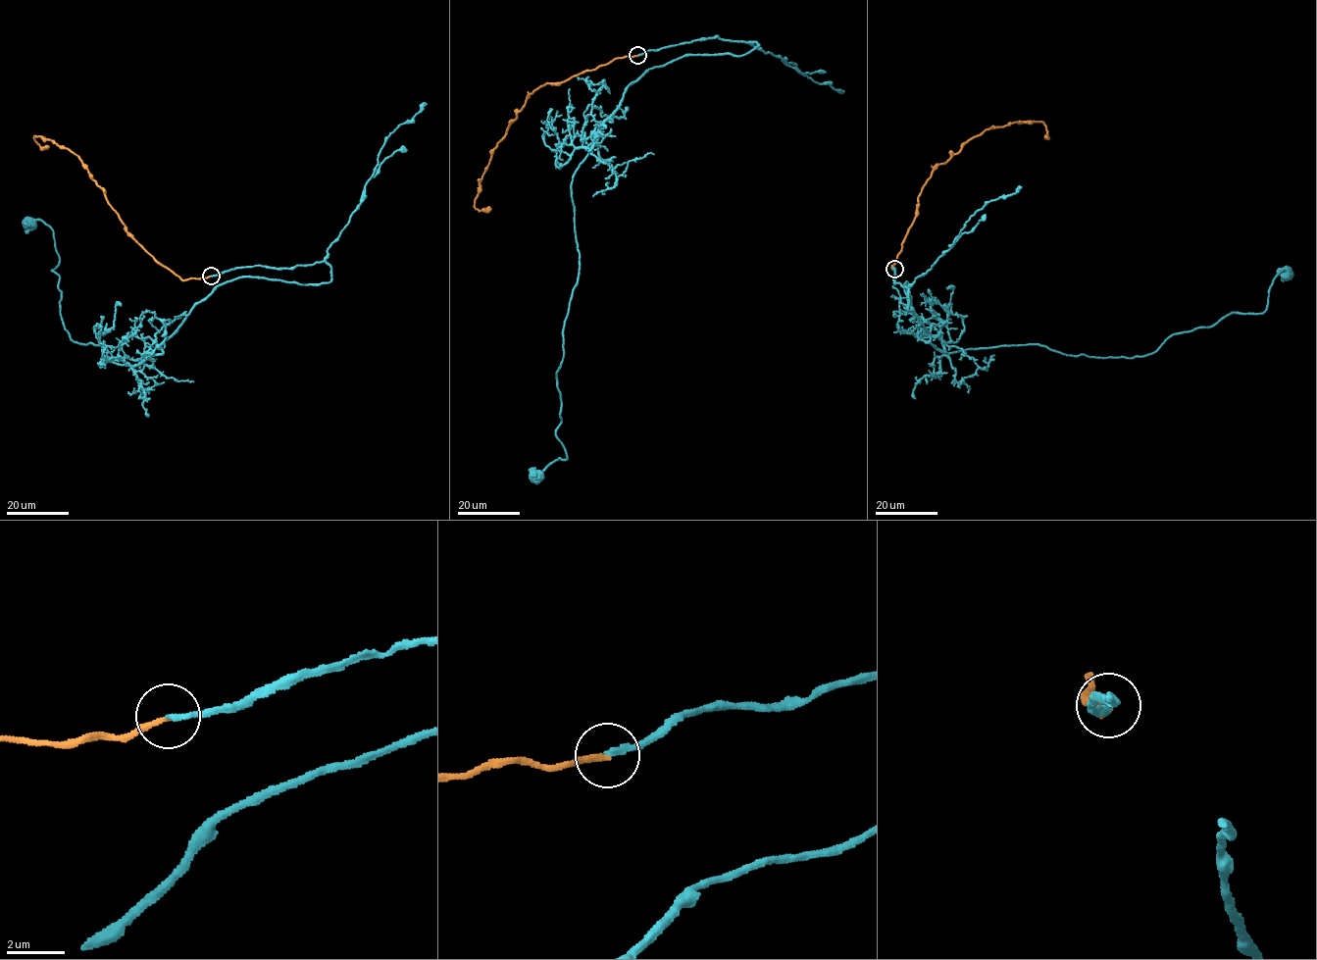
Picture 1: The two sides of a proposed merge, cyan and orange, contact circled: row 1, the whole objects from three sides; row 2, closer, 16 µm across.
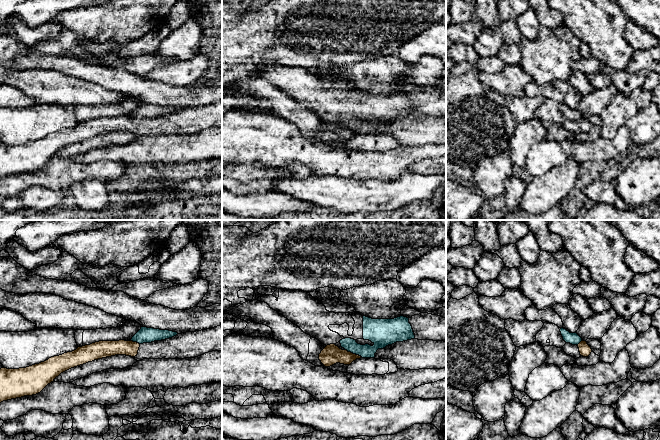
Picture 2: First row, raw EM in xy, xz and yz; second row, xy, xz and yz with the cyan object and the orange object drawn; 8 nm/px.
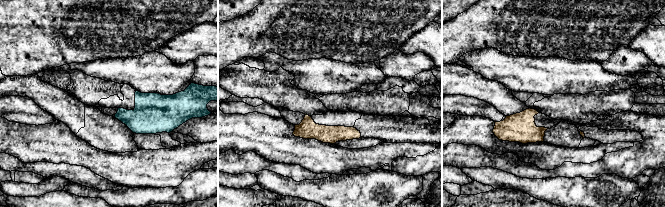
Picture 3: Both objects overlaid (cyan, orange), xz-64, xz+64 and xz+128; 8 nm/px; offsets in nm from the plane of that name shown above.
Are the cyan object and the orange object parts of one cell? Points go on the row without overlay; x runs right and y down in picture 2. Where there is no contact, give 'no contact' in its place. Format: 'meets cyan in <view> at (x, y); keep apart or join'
meets cyan in xz at (354, 129); keep apart

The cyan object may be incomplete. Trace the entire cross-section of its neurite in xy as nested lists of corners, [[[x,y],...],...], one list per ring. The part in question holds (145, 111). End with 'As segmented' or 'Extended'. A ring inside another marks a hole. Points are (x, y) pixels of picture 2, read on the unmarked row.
[[[141,103],[141,105],[132,113],[131,117],[139,120],[151,119],[172,114],[178,109],[169,106],[160,106],[154,104]]]. As segmented

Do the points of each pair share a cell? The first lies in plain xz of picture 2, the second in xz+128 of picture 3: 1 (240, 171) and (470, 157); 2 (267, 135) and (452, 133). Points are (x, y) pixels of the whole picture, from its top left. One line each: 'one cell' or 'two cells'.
1: one cell
2: one cell

